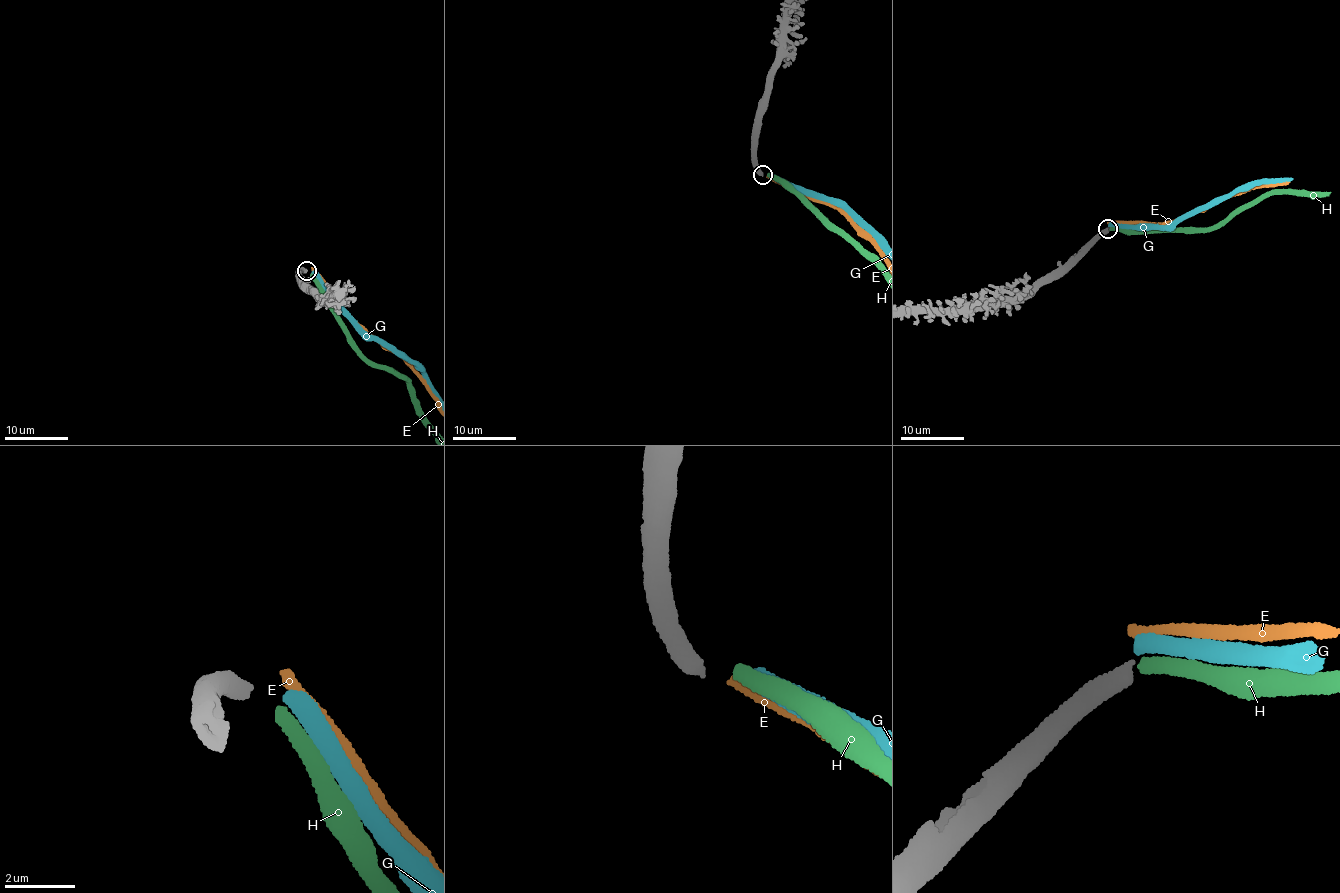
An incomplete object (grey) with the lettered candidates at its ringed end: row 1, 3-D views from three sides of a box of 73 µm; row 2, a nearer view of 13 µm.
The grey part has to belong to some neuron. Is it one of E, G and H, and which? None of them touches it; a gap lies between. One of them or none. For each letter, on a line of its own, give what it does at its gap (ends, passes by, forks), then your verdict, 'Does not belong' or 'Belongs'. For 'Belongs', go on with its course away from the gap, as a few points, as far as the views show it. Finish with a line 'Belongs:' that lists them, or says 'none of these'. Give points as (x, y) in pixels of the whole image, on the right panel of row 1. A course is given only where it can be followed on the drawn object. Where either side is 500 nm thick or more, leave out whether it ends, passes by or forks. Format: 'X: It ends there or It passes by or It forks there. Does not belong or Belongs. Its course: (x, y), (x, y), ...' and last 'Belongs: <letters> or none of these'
E: It ends there. Does not belong
G: It ends there. Belongs
H: It ends there. Does not belong
Belongs: G

